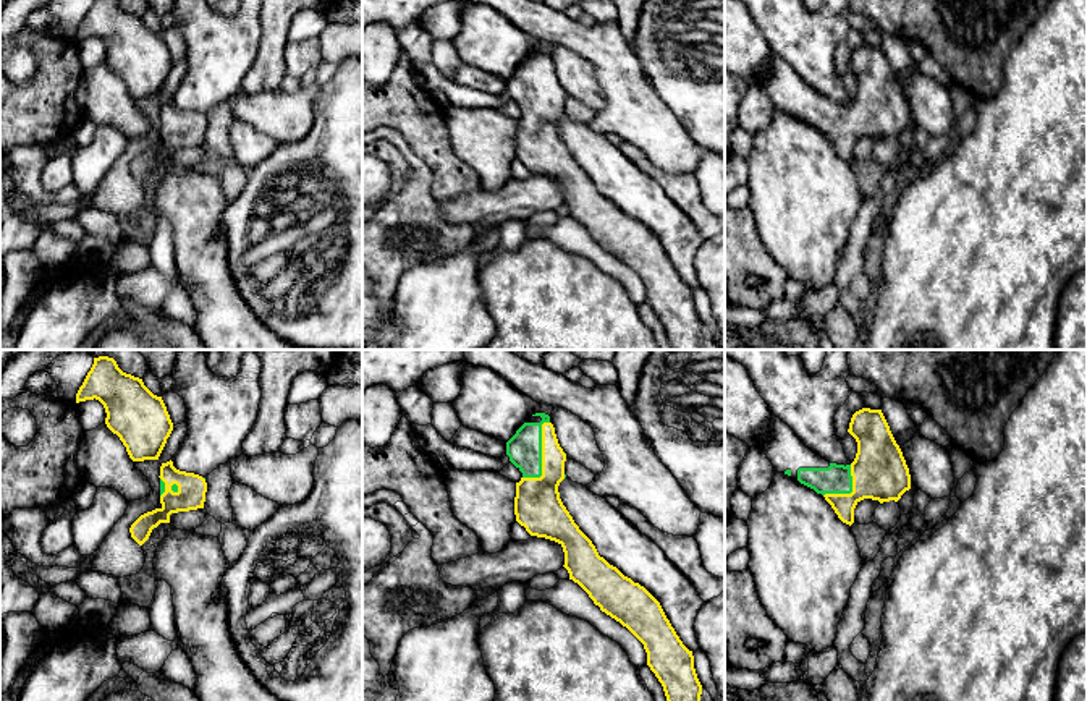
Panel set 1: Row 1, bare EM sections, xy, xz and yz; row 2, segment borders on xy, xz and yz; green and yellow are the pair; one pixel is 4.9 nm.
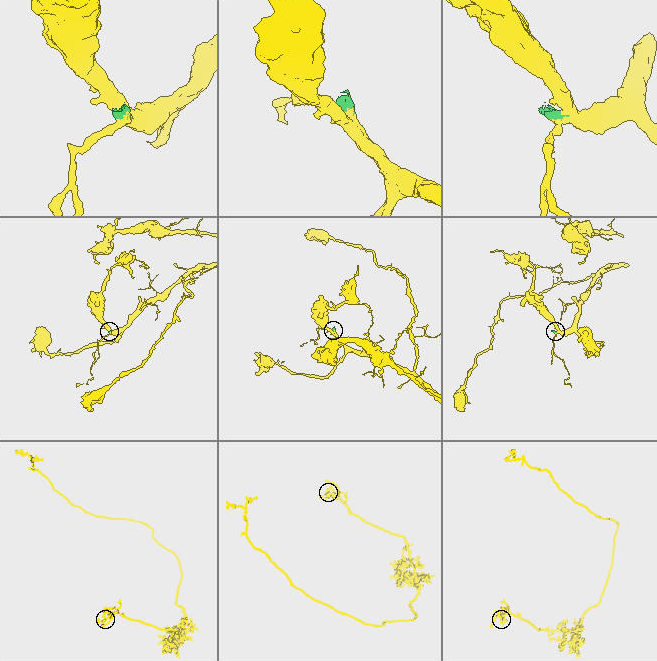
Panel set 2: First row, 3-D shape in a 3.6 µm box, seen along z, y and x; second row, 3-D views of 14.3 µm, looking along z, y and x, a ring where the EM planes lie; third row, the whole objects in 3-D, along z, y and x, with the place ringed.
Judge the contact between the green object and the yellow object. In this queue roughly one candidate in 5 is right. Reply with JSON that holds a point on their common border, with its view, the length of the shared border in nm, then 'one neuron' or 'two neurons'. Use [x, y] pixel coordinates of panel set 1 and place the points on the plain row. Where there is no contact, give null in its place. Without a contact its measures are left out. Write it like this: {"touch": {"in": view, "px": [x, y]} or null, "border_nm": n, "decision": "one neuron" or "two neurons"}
{"touch": {"in": "xz", "px": [541, 93]}, "border_nm": 320, "decision": "one neuron"}

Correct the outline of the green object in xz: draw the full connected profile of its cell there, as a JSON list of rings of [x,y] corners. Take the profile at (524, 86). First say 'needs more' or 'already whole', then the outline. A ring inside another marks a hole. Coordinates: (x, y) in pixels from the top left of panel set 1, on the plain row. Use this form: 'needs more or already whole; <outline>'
needs more; [[[529,53],[506,79],[506,92],[522,110],[516,120],[516,159],[531,173],[558,180],[569,217],[644,282],[647,303],[662,321],[671,350],[702,350],[692,288],[683,282],[660,240],[600,194],[563,142],[558,123],[565,117],[566,91],[550,53]]]

